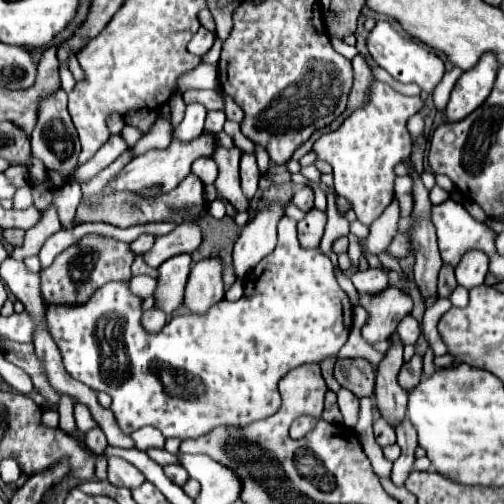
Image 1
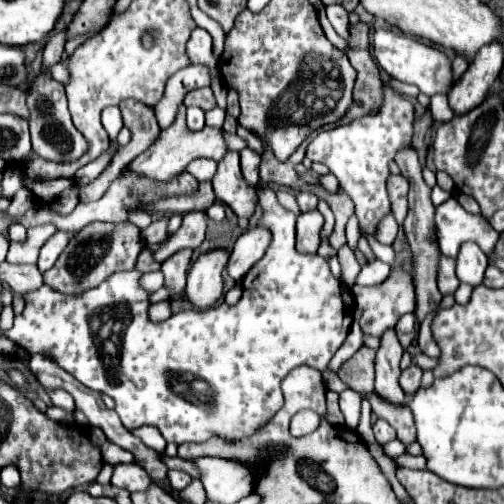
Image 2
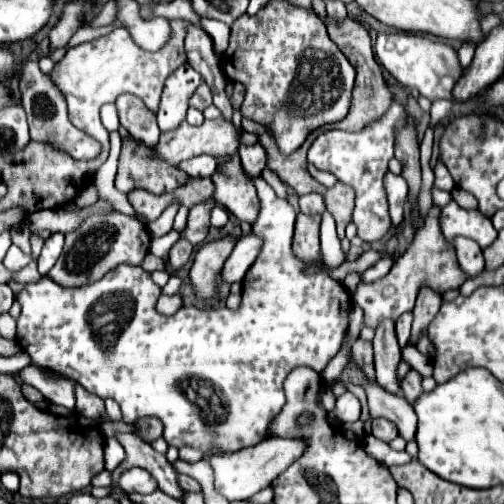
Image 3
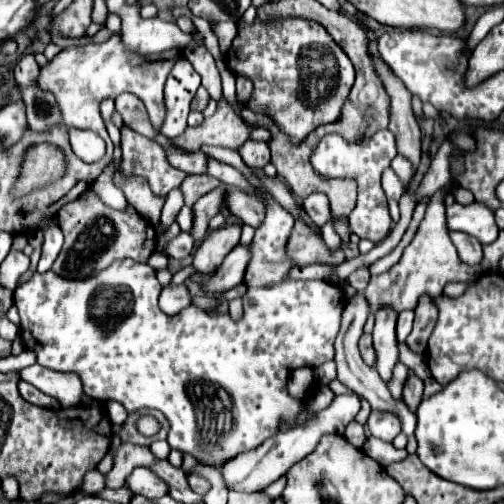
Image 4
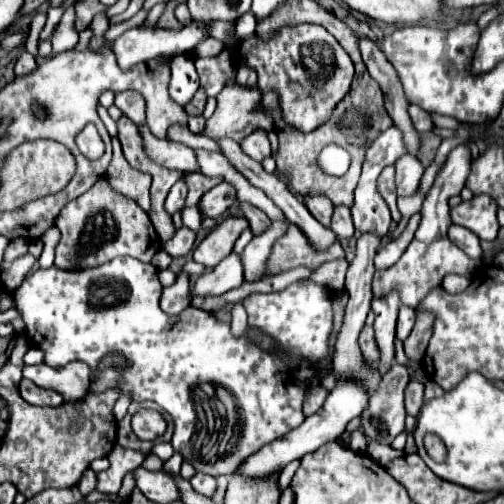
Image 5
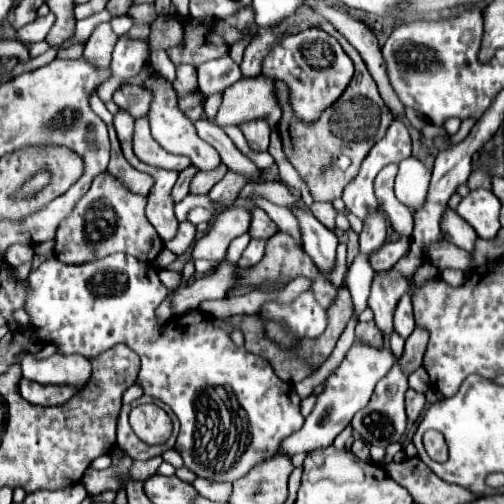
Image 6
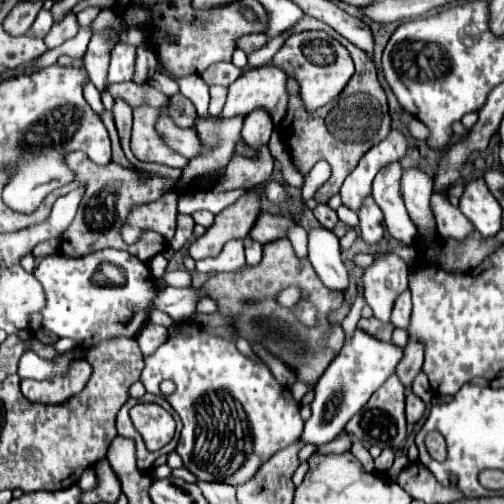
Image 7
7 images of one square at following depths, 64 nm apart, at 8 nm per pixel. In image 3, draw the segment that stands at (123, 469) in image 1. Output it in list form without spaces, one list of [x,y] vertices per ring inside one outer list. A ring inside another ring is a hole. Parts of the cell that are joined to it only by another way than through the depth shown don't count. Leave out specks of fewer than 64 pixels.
[[[130,468],[124,470],[118,478],[118,488],[122,488],[126,494],[130,492],[140,492],[140,494],[148,494],[154,492],[158,488],[156,480],[152,480],[152,476],[148,476],[148,472],[140,470],[140,468]]]

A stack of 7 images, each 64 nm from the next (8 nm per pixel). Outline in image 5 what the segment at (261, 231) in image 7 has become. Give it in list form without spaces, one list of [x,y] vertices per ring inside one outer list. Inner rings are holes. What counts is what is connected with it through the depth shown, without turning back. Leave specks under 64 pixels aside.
[[[240,202],[238,208],[240,208],[240,214],[252,226],[252,232],[254,234],[260,234],[260,232],[264,232],[264,228],[268,228],[268,216],[260,208],[256,208],[256,206],[248,204],[248,202]]]

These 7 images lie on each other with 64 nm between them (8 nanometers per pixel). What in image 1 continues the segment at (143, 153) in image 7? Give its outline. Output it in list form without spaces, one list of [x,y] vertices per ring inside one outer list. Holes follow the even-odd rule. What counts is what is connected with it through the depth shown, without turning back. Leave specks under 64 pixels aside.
[[[198,158],[192,164],[192,172],[196,172],[196,176],[200,176],[200,180],[204,180],[204,184],[214,184],[214,180],[218,176],[218,166],[212,158]]]

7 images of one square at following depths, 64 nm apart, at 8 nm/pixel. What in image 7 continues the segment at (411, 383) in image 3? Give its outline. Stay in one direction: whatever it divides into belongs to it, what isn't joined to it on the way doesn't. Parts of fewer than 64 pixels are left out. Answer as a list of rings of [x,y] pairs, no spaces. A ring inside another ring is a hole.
[[[406,392],[406,418],[410,424],[416,424],[422,418],[424,408],[424,402],[414,392]]]

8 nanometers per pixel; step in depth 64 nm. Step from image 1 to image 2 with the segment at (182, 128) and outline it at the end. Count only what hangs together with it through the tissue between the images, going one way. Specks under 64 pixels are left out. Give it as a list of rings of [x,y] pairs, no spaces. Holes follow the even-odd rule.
[[[190,106],[190,108],[188,108],[186,126],[188,126],[190,132],[202,130],[202,128],[204,128],[204,110],[202,110],[202,108],[196,108],[196,106]]]

